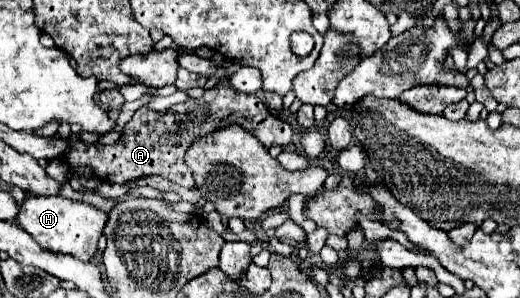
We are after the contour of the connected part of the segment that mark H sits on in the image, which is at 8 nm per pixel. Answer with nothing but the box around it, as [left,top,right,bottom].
[17,192,107,262]

